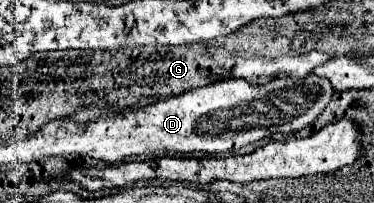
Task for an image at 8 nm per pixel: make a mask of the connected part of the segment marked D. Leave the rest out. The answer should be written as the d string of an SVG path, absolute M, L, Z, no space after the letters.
M316 74L306 76L304 80L294 80L290 76L276 78L270 84L264 86L250 86L246 80L224 80L214 82L204 88L196 88L190 92L184 92L174 98L160 100L158 104L144 108L140 112L126 112L122 116L102 116L96 122L72 122L72 120L52 120L44 124L36 132L48 132L48 156L64 156L64 154L78 154L78 156L92 156L94 160L102 160L108 164L122 162L126 156L142 156L152 154L158 150L172 150L172 152L228 152L238 150L250 142L256 142L264 136L270 136L274 132L296 132L304 126L310 126L316 116L324 110L324 106L330 102L330 96L334 94L332 84L326 78L320 78Z

